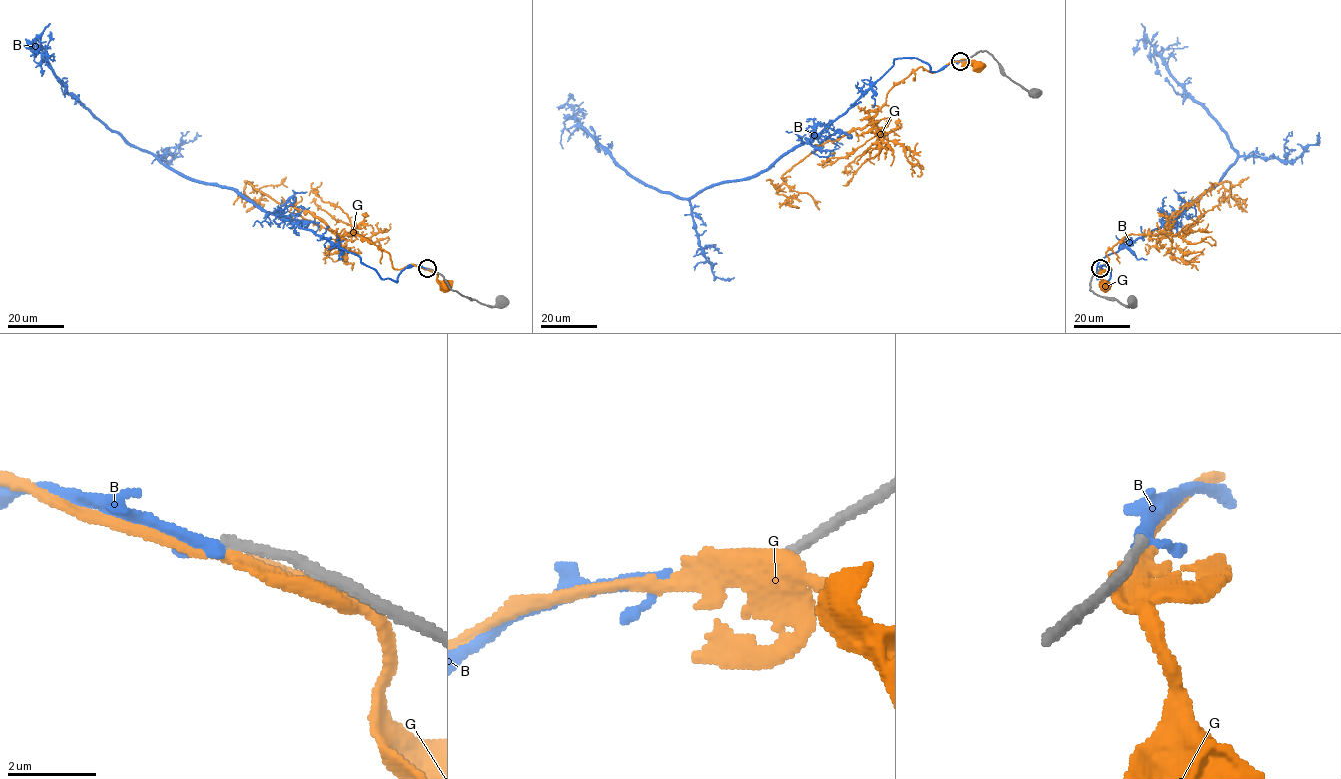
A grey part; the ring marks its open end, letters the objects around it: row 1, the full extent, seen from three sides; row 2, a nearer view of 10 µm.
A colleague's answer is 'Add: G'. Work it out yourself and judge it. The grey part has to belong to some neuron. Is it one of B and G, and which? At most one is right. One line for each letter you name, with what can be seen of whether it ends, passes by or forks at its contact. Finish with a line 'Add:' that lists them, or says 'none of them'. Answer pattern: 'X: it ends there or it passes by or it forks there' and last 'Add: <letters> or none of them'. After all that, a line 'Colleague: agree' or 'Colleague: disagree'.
Add: none of them
Colleague: disagree

